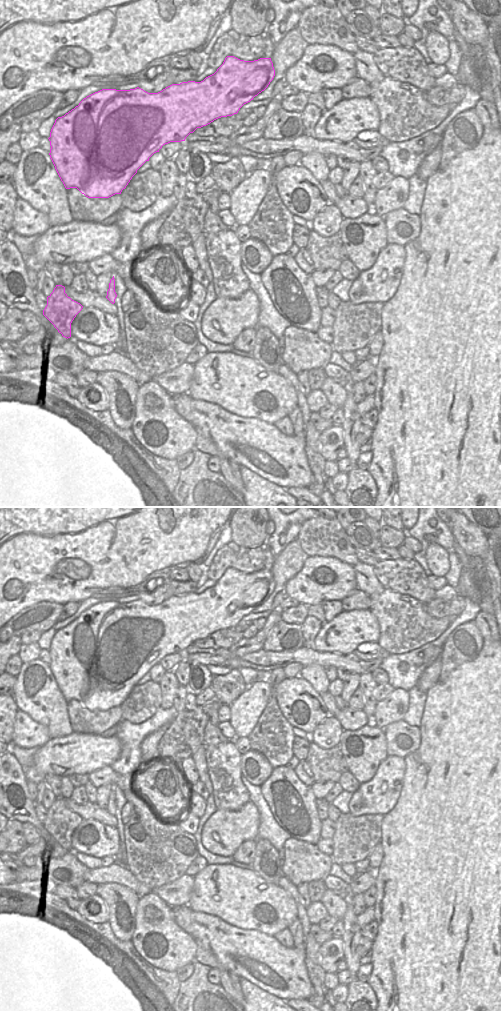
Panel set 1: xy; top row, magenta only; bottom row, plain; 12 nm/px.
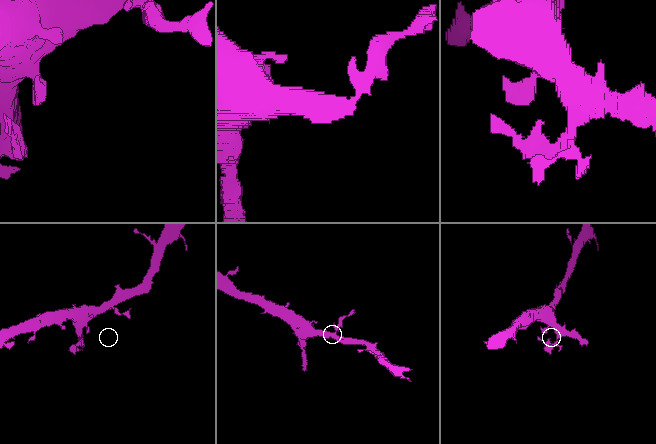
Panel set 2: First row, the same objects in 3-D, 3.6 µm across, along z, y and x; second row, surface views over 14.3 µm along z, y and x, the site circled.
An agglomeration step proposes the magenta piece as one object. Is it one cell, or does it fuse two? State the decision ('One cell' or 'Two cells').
One cell

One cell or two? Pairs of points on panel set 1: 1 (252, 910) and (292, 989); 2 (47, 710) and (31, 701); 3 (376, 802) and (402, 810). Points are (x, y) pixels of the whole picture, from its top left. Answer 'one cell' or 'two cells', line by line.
1: two cells
2: one cell
3: two cells

